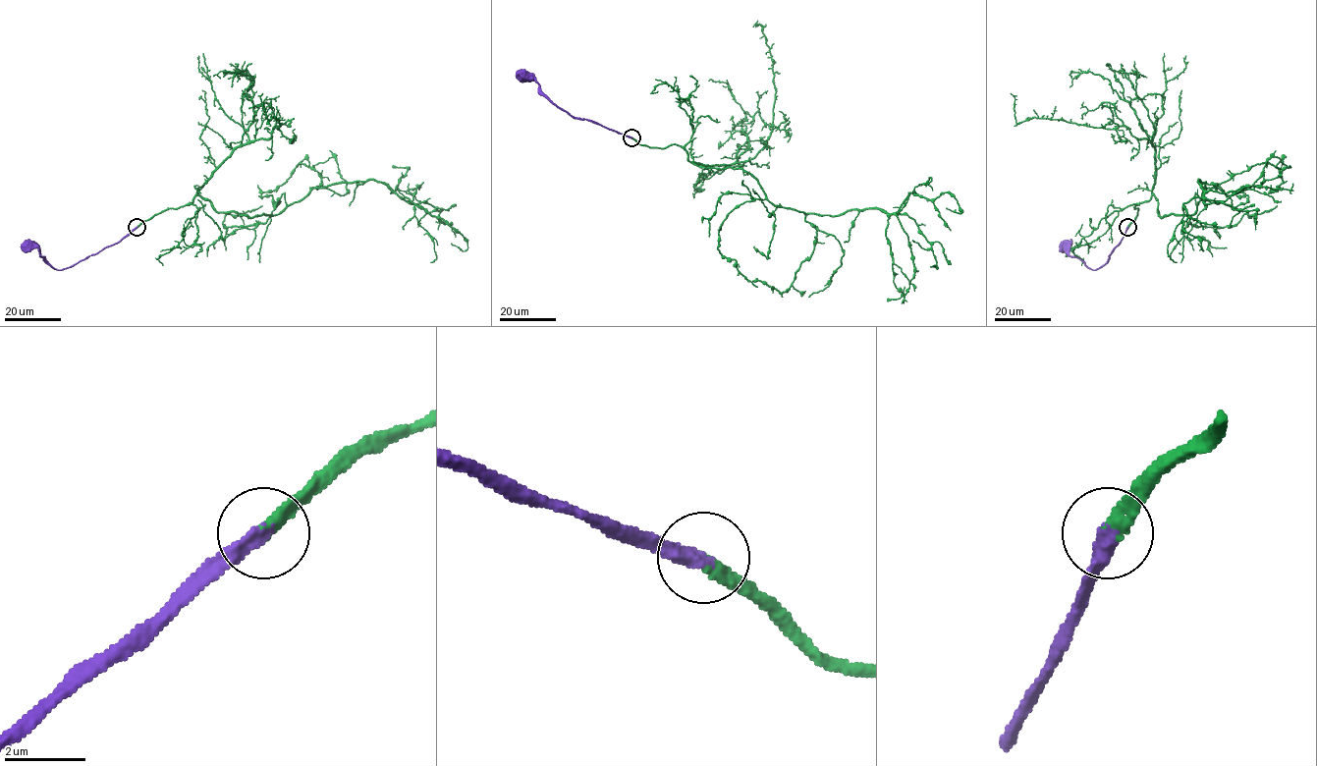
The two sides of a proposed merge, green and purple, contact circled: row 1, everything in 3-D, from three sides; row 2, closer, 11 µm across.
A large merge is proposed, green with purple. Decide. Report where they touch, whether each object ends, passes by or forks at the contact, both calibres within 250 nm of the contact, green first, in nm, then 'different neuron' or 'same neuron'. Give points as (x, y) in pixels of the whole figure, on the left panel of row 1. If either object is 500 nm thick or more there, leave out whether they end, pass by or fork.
at (137, 227); green ends there; purple ends there; 280 nm thick on the green side, 380 nm on the other; same neuron

